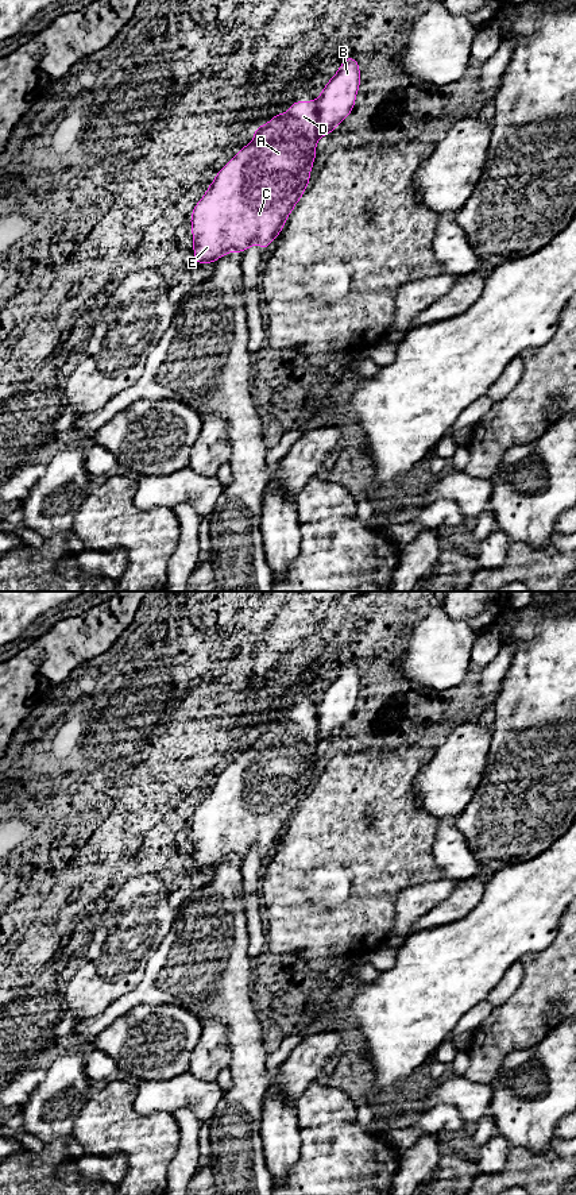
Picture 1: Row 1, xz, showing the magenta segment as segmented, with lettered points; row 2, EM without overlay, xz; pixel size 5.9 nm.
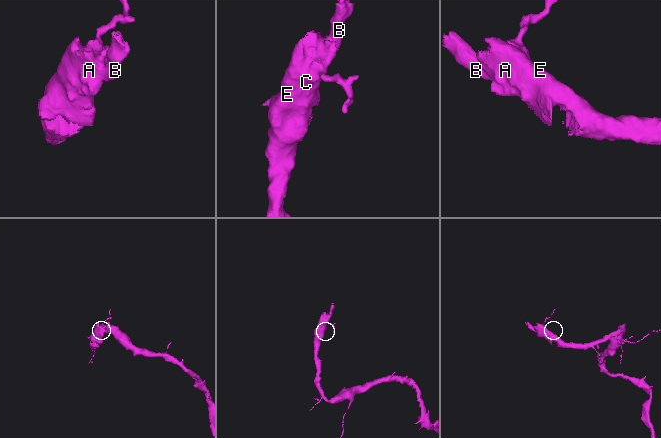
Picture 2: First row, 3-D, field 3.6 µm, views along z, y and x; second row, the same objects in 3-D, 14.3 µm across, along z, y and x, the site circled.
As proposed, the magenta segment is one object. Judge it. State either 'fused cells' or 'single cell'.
fused cells

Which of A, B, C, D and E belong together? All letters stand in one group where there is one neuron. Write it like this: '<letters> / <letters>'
A C D E / B

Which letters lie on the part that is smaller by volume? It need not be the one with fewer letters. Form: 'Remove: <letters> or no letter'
Remove: B

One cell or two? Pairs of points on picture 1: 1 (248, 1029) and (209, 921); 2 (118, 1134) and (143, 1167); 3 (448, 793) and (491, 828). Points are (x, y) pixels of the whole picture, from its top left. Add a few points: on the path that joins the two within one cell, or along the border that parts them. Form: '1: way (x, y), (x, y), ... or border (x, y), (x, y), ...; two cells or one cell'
1: way (231, 1002), (209, 972), (209, 948); one cell
2: way (126, 1143), (142, 1159); one cell
3: border (482, 778), (471, 801), (455, 818); two cells

